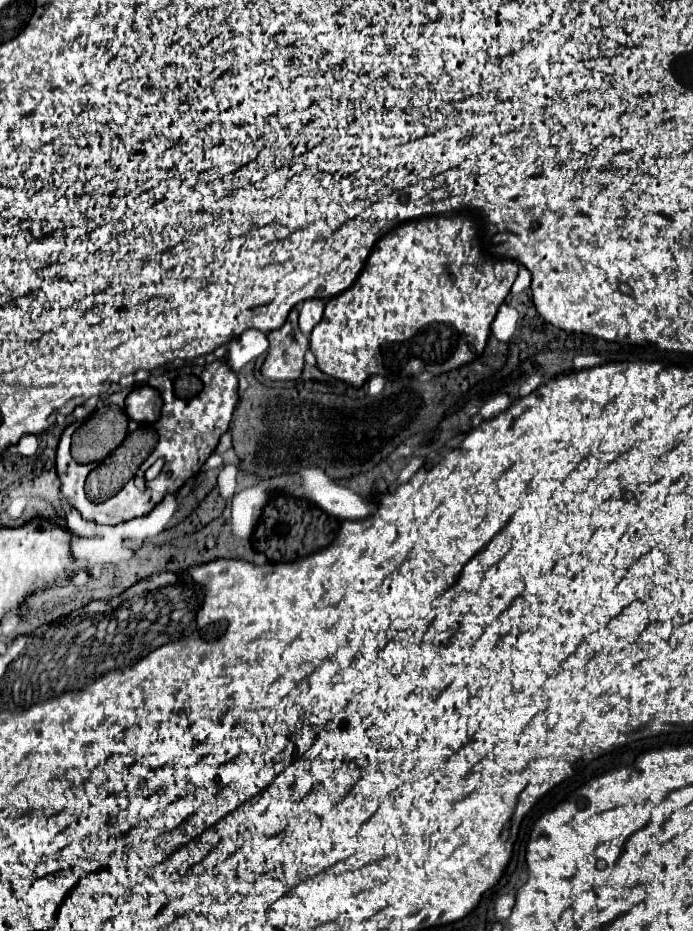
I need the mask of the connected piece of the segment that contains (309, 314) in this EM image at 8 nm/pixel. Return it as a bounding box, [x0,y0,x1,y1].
[300,300,324,336]

